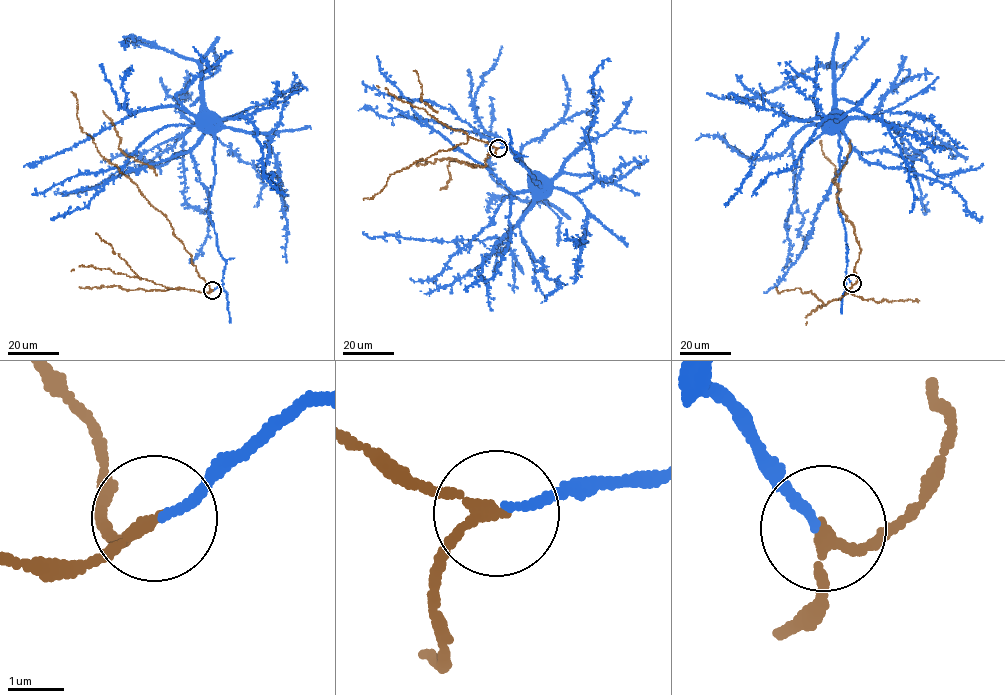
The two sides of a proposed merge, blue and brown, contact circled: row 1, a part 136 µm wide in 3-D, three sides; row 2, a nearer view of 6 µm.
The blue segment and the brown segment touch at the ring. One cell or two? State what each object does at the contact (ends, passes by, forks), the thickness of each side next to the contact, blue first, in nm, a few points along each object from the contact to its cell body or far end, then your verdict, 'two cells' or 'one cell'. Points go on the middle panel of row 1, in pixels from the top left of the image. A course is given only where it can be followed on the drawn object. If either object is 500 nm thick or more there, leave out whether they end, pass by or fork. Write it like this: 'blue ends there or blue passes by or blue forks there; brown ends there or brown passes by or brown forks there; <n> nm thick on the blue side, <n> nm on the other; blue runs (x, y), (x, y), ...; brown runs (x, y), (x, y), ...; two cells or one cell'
blue ends there; brown passes by; 150 nm thick on the blue side, 170 nm on the other; blue runs (498, 148), (510, 146), (518, 155), (515, 156), (515, 160), (540, 186), (531, 187), (534, 182); brown runs (498, 148), (495, 155), (489, 153), (483, 167), (449, 158), (417, 166), (422, 159), (419, 161); one cell

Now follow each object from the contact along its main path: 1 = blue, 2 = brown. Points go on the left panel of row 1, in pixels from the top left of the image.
1: (212, 290), (222, 283), (225, 259), (218, 249), (208, 212), (215, 174), (215, 138), (201, 129), (201, 115)
2: (212, 290), (166, 217), (82, 132), (76, 96), (70, 91)

